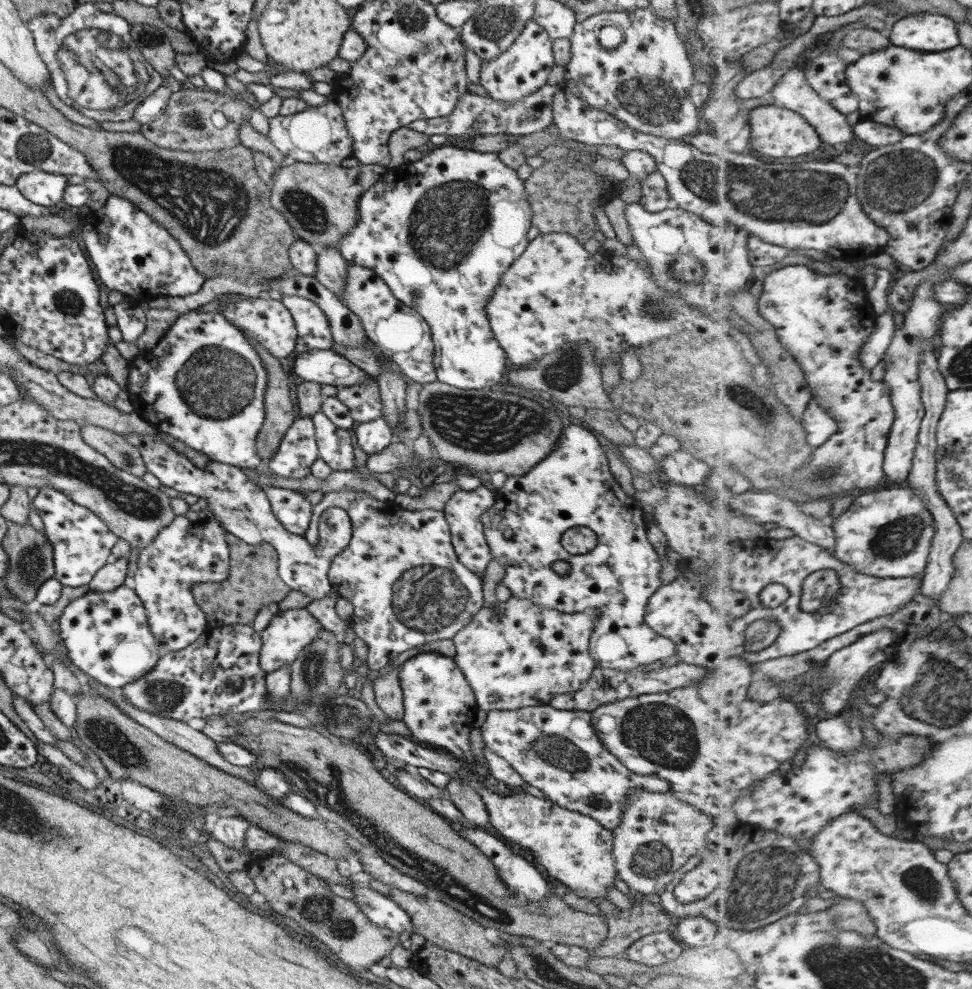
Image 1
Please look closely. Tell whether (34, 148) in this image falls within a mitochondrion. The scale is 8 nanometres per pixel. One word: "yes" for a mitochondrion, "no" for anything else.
yes

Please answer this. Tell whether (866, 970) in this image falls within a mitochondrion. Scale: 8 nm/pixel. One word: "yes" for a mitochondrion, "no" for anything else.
yes

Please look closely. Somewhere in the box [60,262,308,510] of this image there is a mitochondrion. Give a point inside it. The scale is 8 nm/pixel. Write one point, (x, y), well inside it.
(216, 384)

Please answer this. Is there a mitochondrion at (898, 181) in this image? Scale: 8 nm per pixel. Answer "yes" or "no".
yes

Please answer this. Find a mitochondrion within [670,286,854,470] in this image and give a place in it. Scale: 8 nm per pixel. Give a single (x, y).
(741, 395)

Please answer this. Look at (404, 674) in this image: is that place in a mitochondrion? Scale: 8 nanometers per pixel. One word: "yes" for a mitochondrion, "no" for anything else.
no

